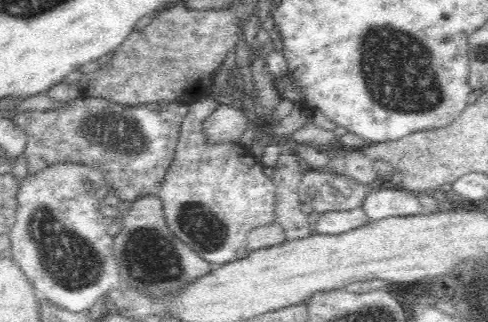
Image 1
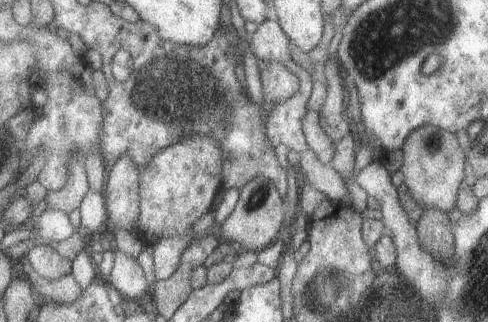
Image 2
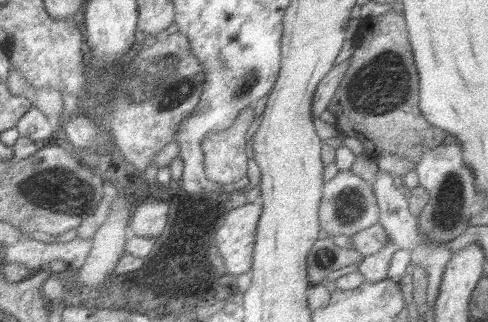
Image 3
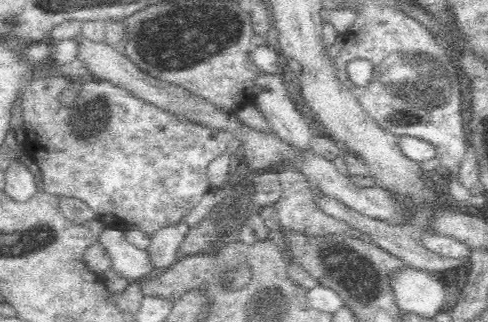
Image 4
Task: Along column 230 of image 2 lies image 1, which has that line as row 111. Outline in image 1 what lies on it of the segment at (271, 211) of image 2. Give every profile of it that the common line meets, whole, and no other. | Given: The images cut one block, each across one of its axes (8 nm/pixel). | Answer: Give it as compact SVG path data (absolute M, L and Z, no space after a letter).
M222 106L206 122L206 130L216 142L240 142L248 130L248 114L240 106Z

